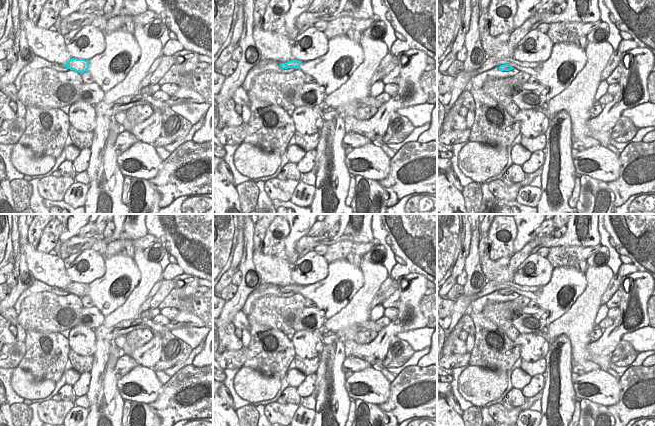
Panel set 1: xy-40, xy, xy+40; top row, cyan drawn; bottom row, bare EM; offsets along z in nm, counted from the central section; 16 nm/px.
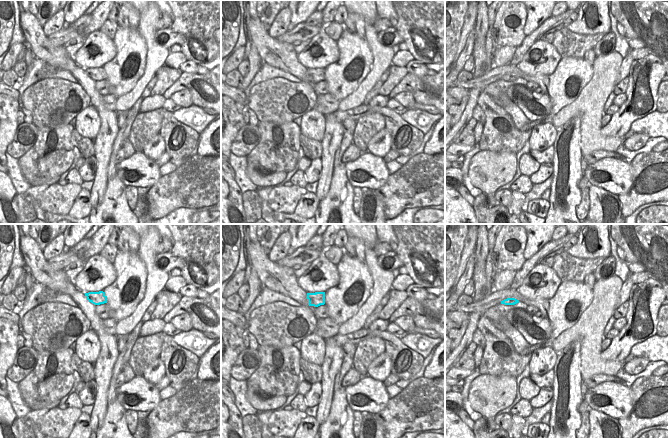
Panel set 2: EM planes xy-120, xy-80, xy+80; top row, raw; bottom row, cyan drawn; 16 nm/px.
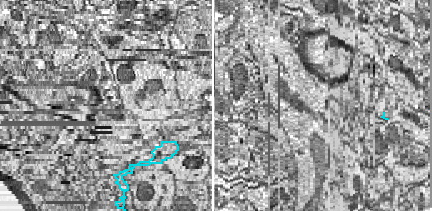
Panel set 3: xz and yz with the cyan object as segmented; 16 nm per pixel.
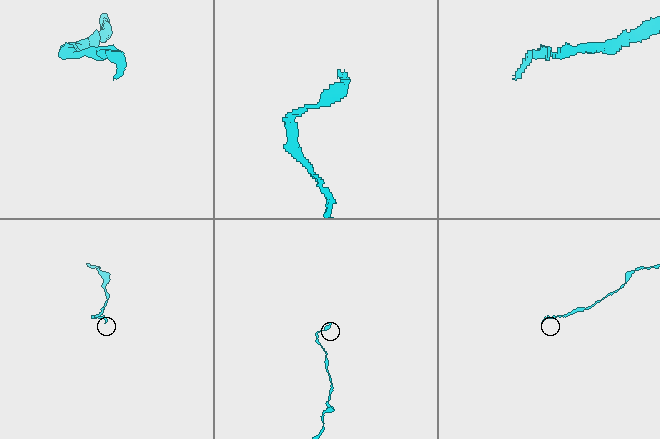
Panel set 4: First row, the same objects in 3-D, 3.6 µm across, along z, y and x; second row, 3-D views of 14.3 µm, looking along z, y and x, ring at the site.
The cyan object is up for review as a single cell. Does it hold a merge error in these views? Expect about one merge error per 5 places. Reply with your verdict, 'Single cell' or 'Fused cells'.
Single cell.

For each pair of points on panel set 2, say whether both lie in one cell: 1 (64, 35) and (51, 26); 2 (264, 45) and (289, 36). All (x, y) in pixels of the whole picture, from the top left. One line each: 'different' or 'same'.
1: different
2: different

